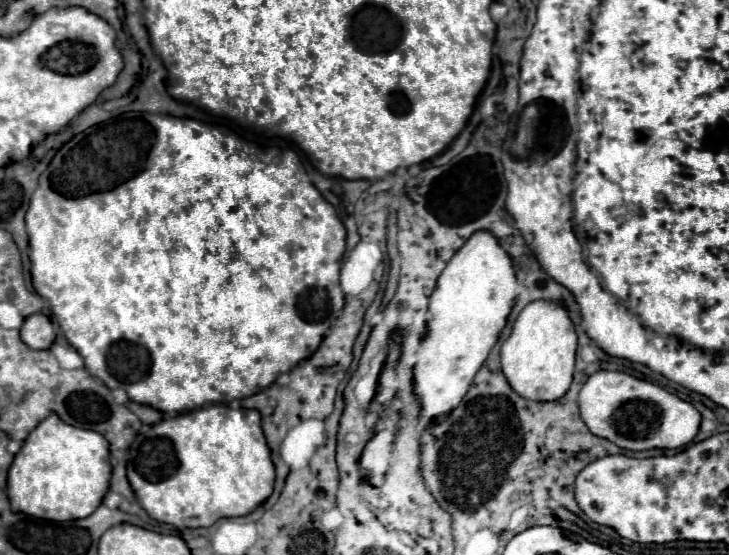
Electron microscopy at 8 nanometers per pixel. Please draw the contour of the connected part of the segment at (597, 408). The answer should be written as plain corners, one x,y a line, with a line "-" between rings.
600,370
592,374
578,394
580,418
594,436
606,438
626,450
680,448
694,440
700,428
698,410
666,392
664,388
638,380
624,372

